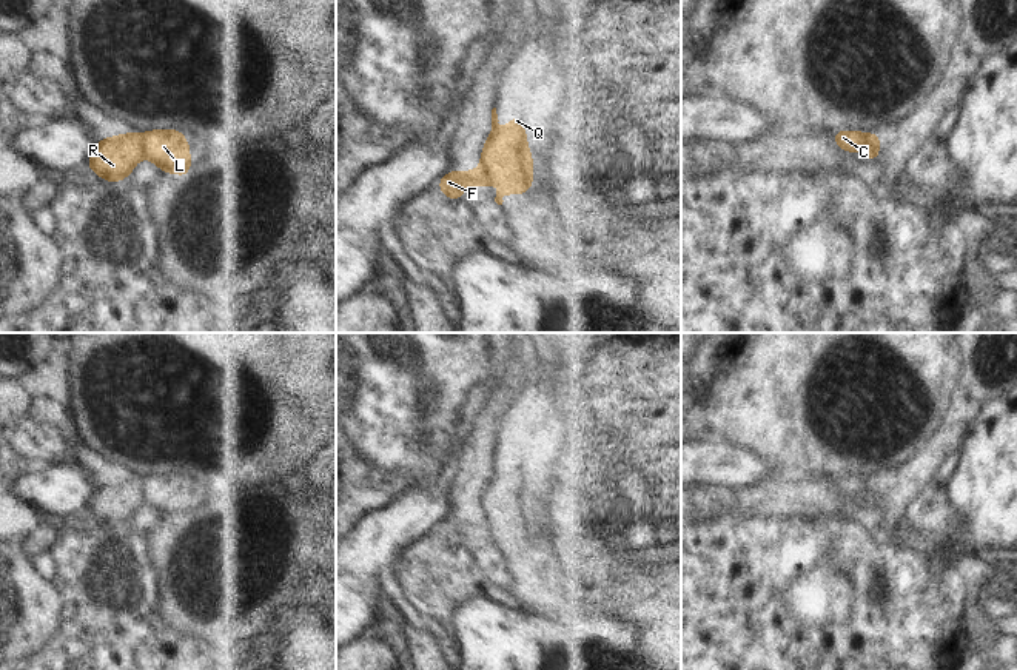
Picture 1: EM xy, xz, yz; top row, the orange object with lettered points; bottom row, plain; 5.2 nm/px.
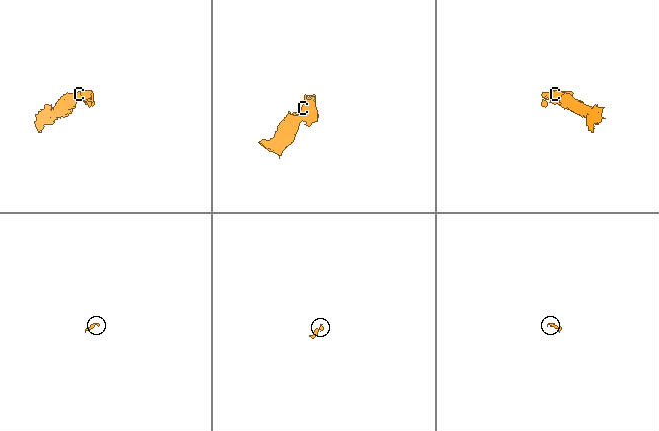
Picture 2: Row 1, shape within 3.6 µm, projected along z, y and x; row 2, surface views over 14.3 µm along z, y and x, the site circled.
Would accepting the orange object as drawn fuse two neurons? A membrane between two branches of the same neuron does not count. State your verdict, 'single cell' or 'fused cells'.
fused cells

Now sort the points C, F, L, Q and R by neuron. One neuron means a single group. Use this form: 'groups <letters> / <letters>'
groups C L Q / F R

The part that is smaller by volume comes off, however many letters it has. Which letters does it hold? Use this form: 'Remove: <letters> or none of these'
Remove: C, L, Q

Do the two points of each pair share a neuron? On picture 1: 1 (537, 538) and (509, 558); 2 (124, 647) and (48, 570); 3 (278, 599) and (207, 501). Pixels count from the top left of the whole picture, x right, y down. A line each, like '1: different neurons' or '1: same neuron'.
1: same neuron
2: different neurons
3: different neurons

